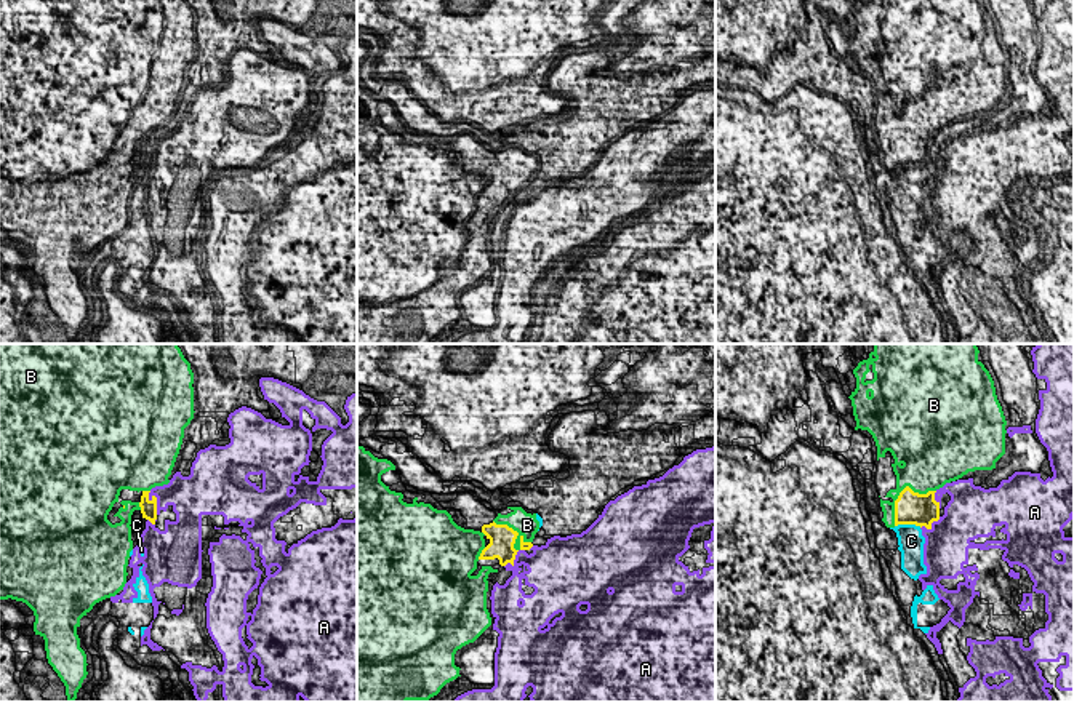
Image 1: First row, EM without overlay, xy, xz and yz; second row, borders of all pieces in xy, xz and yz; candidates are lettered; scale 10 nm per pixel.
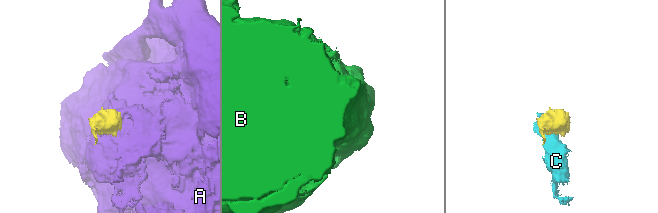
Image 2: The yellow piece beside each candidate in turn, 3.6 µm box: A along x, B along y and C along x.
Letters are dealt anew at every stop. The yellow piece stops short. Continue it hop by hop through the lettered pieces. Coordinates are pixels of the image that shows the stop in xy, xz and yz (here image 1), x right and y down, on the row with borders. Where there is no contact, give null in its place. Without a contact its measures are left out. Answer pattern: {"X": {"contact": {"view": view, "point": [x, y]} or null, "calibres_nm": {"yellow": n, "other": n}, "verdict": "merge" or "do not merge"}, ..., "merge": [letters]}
{"A": {"contact": {"view": "xy", "point": [156, 501]}, "calibres_nm": {"yellow": 160, "other": 280}, "verdict": "do not merge"}, "B": {"contact": {"view": "xz", "point": [511, 528]}, "calibres_nm": {"yellow": 260, "other": 240}, "verdict": "merge"}, "C": {"contact": {"view": "yz", "point": [908, 523]}, "calibres_nm": {"yellow": 320, "other": 260}, "verdict": "do not merge"}, "merge": ["B"]}

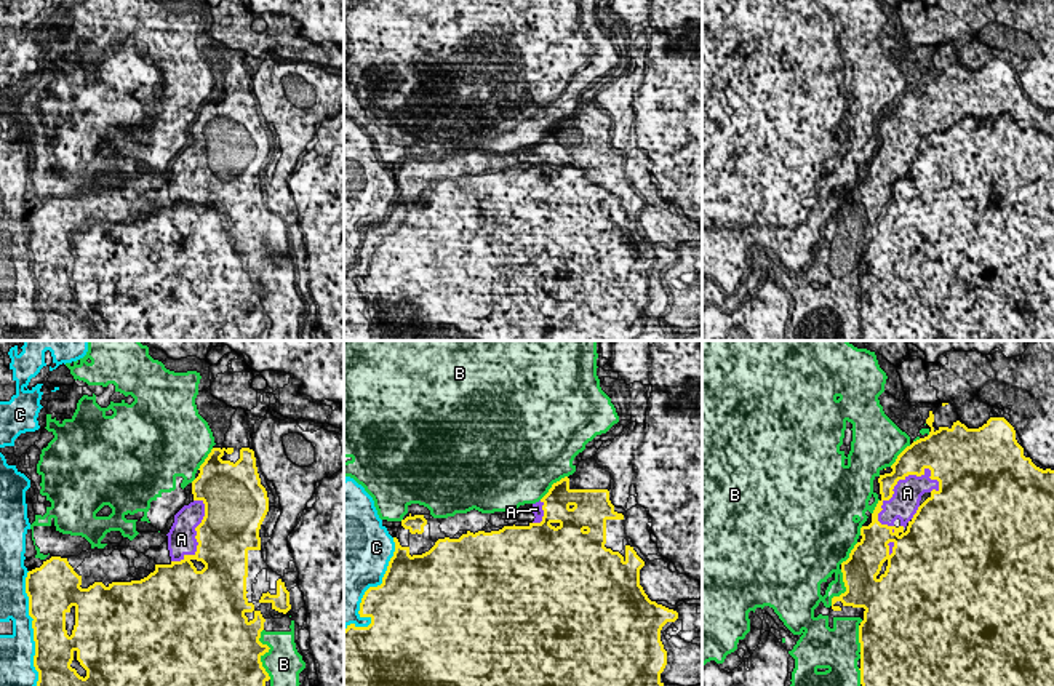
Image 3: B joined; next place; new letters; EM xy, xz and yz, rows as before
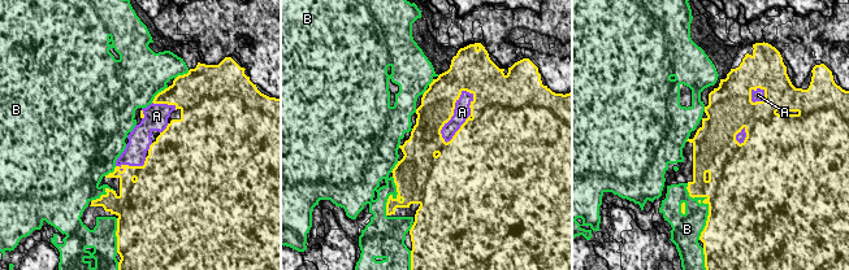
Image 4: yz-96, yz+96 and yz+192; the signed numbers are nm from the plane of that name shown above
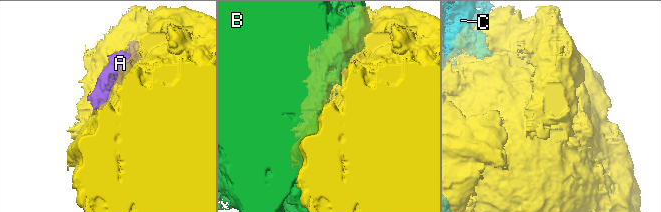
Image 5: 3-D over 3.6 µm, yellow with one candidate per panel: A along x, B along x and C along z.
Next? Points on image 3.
{"A": {"contact": {"view": "yz", "point": [891, 496]}, "calibres_nm": {"yellow": 160, "other": 280}, "verdict": "merge"}, "B": {"contact": {"view": "xy", "point": [266, 651]}, "calibres_nm": {"yellow": 400, "other": 380}, "verdict": "do not merge"}, "C": {"contact": {"view": "xz", "point": [365, 592]}, "calibres_nm": {"yellow": 400, "other": 500}, "verdict": "do not merge"}, "merge": ["A"]}

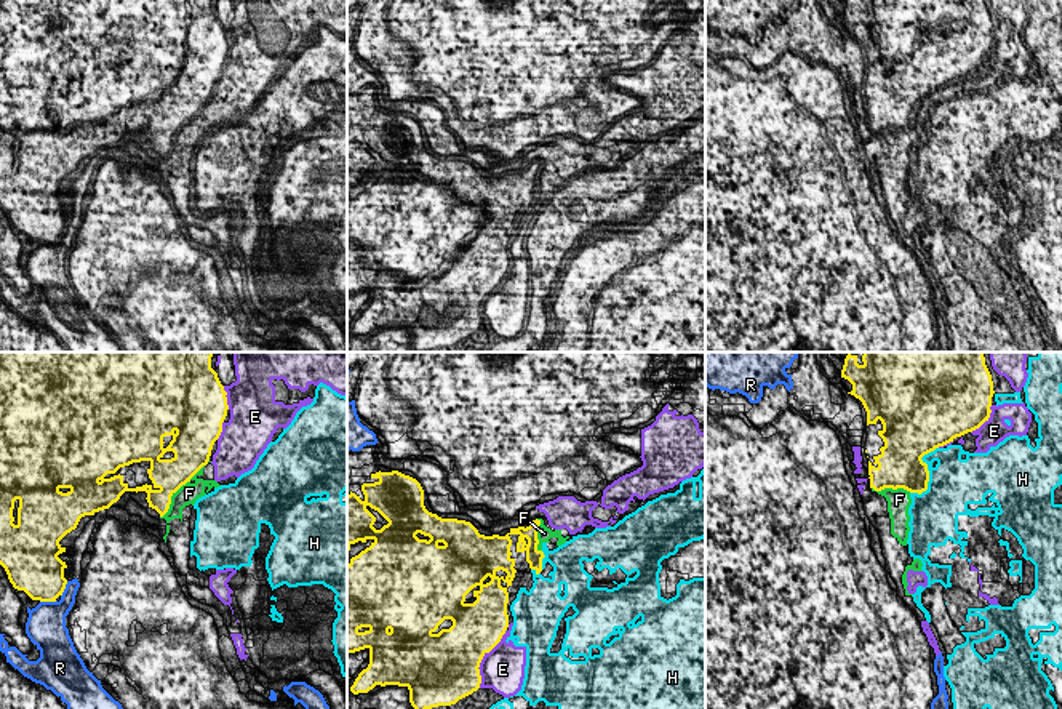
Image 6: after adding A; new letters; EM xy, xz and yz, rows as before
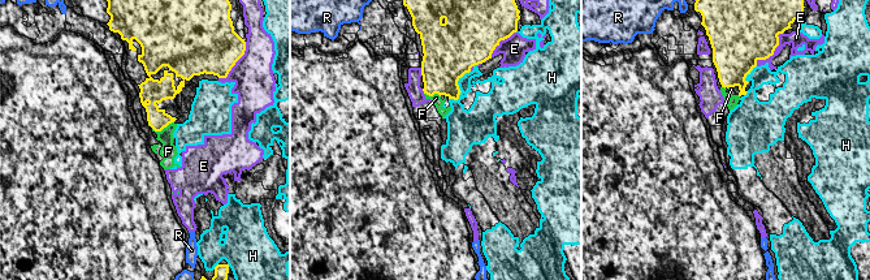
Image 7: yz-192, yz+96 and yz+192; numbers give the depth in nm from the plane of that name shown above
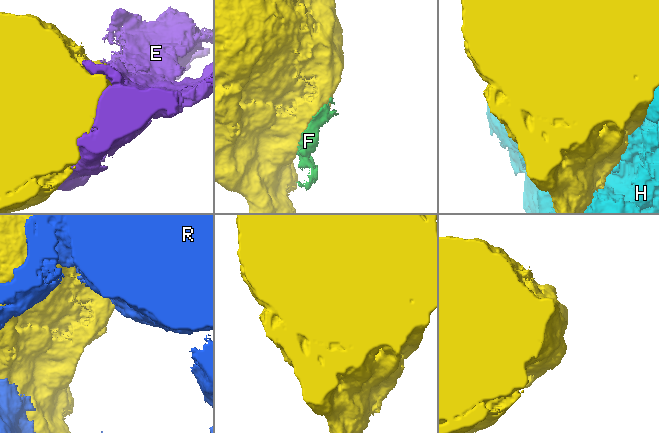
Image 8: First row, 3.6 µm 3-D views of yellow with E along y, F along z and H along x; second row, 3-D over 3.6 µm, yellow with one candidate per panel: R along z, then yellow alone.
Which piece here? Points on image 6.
{"E": {"contact": {"view": "xz", "point": [482, 658]}, "calibres_nm": {"yellow": 500, "other": 440}, "verdict": "do not merge"}, "F": {"contact": {"view": "xy", "point": [176, 490]}, "calibres_nm": {"yellow": 320, "other": 200}, "verdict": "do not merge"}, "H": {"contact": {"view": "yz", "point": [928, 474]}, "calibres_nm": {"yellow": 400, "other": 460}, "verdict": "do not merge"}, "R": {"contact": {"view": "xy", "point": [48, 600]}, "calibres_nm": {"yellow": 440, "other": 380}, "verdict": "do not merge"}, "merge": []}

